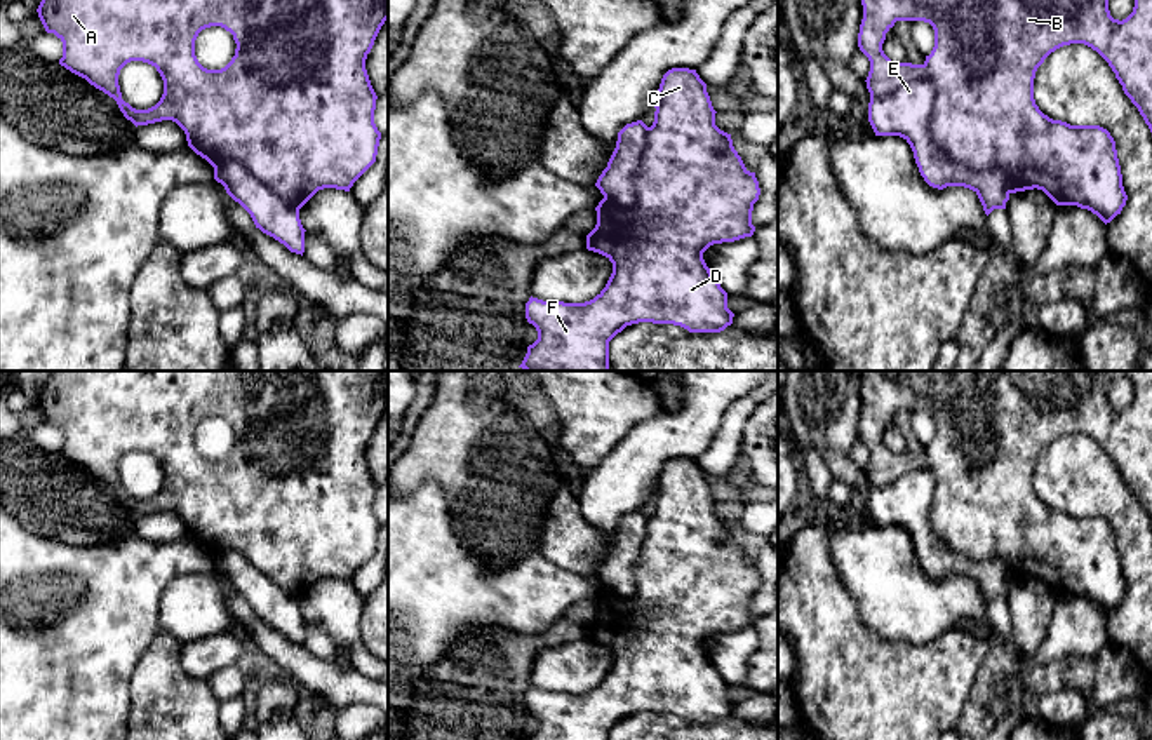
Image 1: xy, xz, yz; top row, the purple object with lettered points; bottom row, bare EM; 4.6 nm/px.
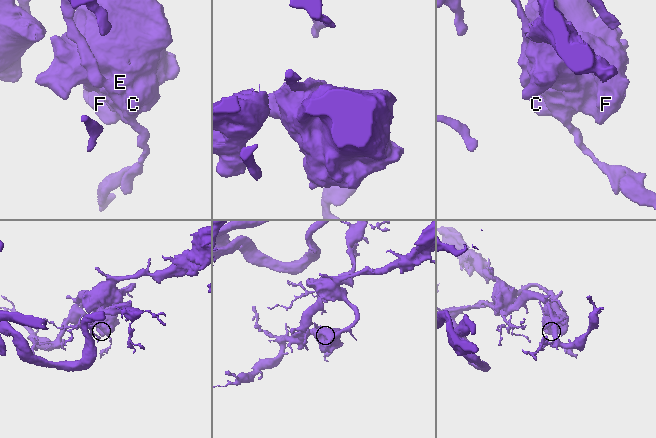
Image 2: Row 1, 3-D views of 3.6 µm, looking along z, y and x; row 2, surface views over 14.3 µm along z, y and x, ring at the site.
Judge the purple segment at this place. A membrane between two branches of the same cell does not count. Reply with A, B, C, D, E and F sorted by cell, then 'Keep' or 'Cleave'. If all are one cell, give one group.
Groups: A B C D F / E. Cleave

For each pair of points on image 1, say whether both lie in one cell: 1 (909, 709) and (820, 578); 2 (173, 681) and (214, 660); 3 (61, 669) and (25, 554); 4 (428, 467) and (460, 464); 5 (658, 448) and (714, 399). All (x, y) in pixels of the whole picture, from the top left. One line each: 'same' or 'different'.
1: same
2: different
3: same
4: same
5: same

